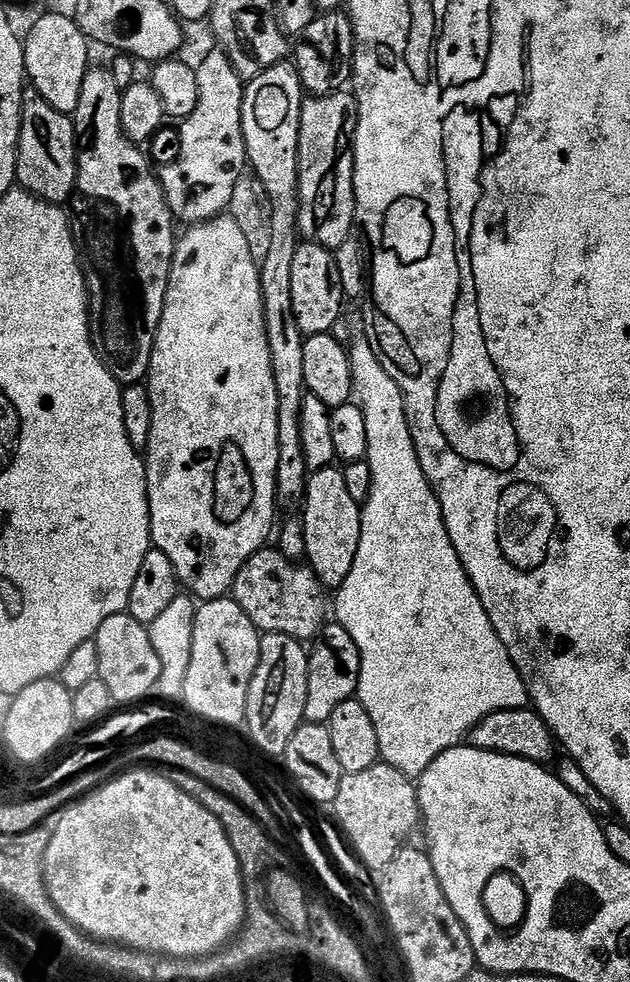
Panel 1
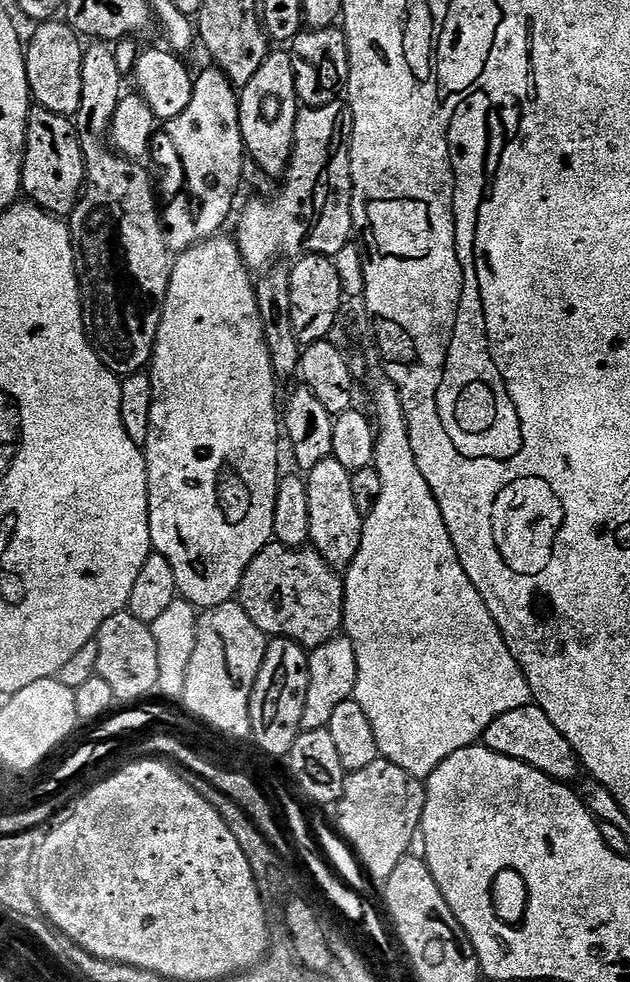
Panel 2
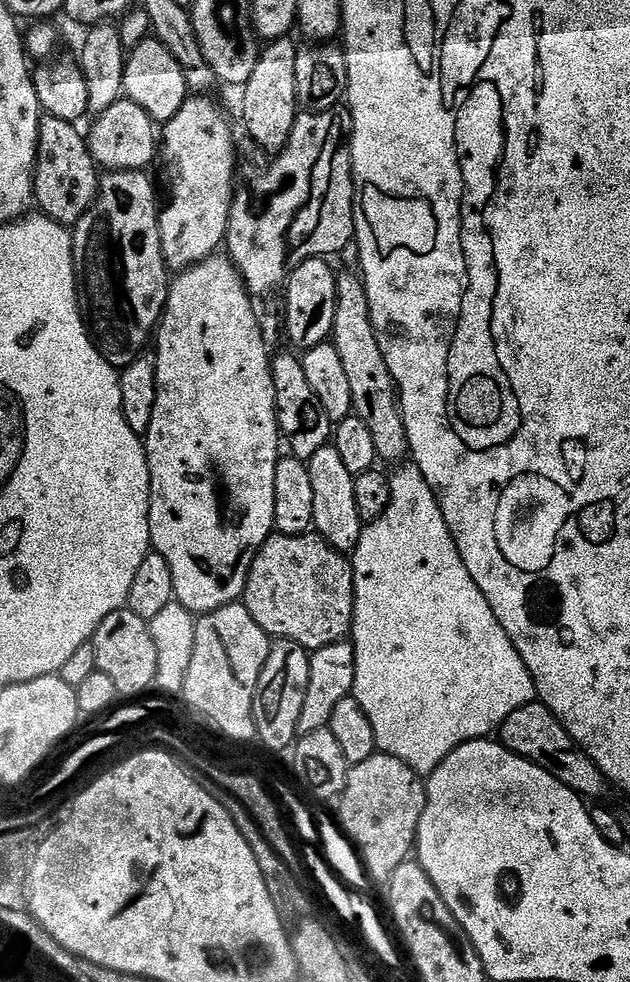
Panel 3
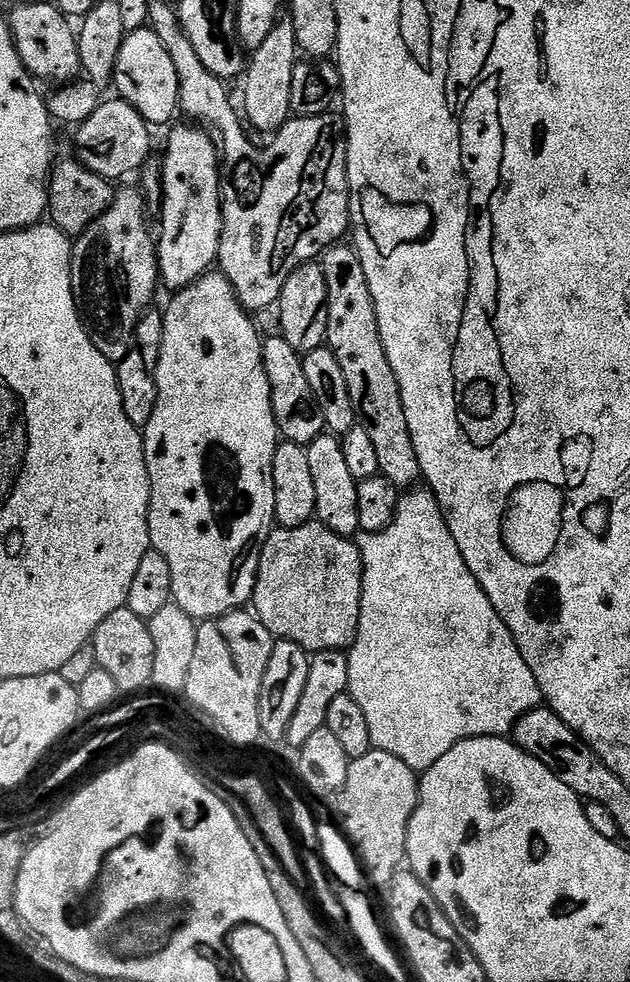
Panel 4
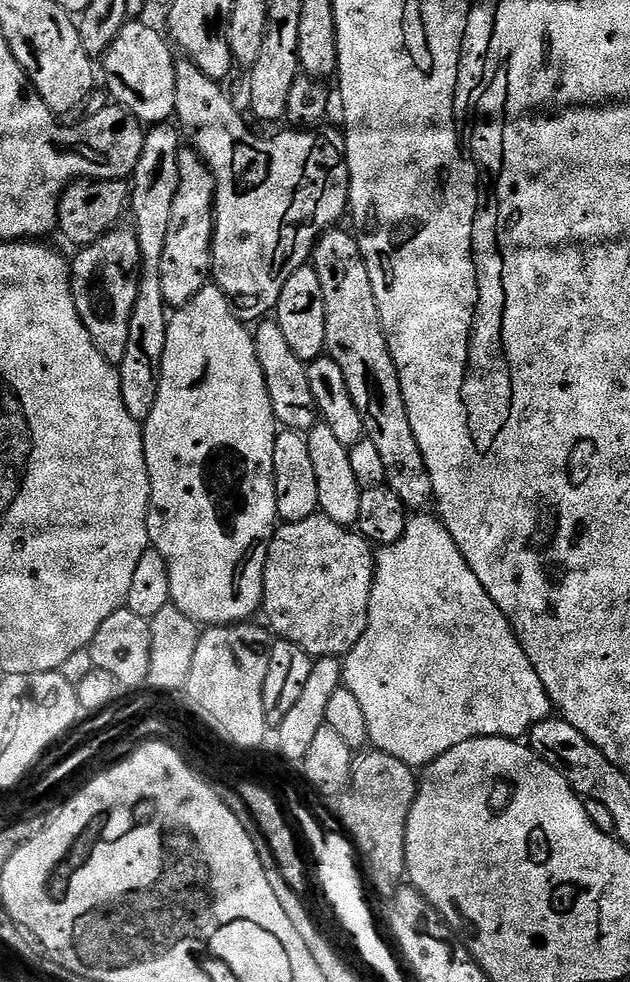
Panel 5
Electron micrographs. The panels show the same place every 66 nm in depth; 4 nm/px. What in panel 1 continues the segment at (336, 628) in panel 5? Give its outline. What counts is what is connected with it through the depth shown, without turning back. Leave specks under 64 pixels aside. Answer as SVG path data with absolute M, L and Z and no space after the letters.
M265 546L259 552L246 562L246 566L242 566L242 570L238 570L238 578L234 578L234 586L232 587L230 596L238 602L238 606L242 606L242 610L246 610L246 618L250 618L250 622L254 622L254 626L259 628L261 633L273 632L274 634L286 634L290 638L301 642L315 641L320 635L325 623L326 617L330 612L330 600L326 595L326 589L323 584L312 572L308 566L302 566L294 560L287 560L282 553L272 546Z

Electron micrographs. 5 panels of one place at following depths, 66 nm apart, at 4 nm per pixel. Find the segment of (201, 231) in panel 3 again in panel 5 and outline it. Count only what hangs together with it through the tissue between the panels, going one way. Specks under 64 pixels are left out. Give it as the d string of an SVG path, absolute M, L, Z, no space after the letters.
M195 150L181 151L178 158L178 194L174 194L174 211L170 214L170 234L166 234L166 250L162 250L160 263L160 277L162 278L162 294L164 303L173 309L180 308L198 290L209 283L210 269L212 267L212 235L216 229L216 180L208 164Z

